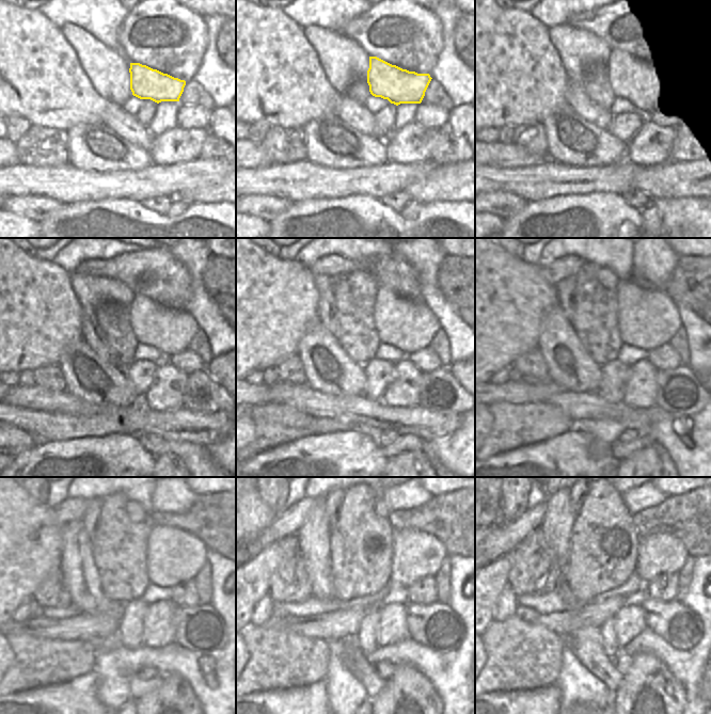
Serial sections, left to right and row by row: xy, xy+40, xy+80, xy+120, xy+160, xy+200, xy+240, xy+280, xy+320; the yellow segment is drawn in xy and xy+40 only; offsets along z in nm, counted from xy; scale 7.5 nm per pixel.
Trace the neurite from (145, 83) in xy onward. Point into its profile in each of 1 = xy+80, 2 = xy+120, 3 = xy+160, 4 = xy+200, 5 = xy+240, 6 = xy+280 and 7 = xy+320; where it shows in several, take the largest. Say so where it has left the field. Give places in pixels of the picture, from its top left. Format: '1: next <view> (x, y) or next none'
1: next xy+80 (647, 90)
2: next xy+120 (170, 330)
3: next xy+160 (408, 324)
4: next xy+200 (647, 318)
5: next xy+240 (174, 556)
6: next xy+280 (416, 554)
7: next xy+320 (658, 554)

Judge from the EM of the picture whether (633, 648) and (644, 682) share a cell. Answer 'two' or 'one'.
two

